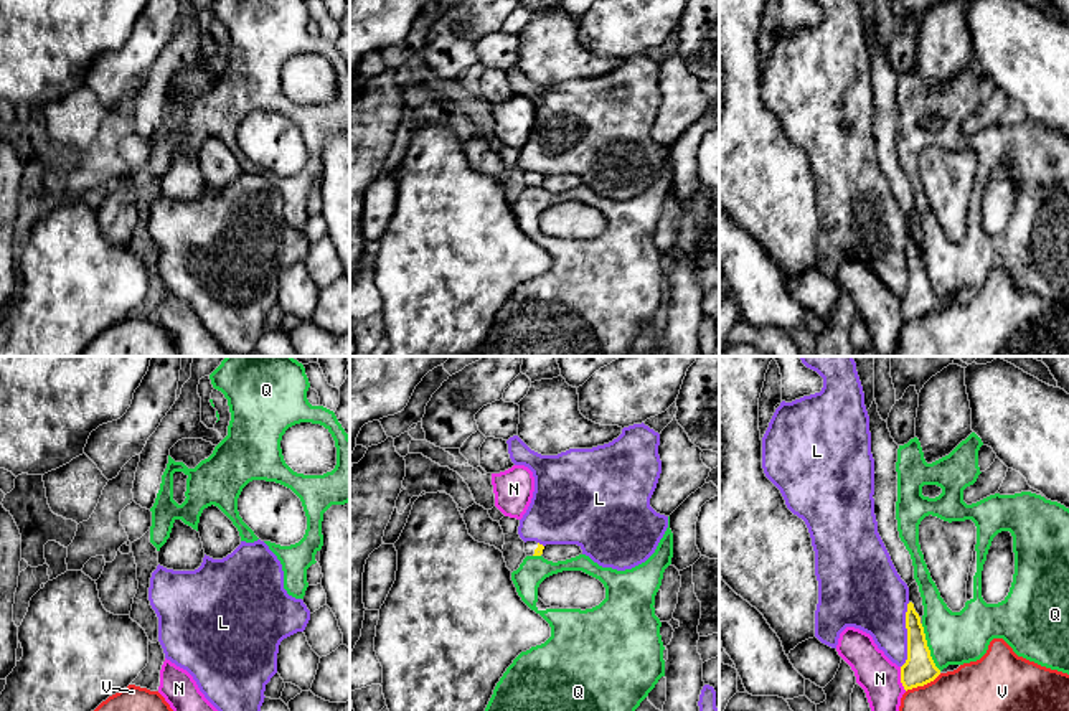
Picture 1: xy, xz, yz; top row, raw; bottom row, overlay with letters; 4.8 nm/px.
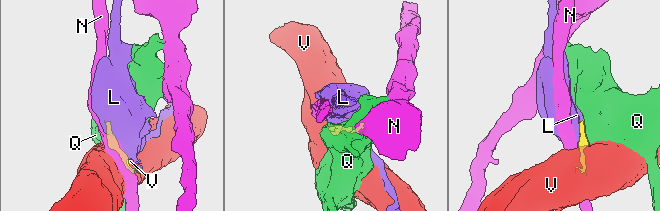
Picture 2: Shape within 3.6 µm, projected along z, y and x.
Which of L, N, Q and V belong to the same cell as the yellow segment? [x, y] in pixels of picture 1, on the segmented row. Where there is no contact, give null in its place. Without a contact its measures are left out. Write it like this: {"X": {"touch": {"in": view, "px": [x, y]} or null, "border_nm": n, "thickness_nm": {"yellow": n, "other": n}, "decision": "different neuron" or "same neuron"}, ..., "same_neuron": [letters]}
{"L": {"touch": {"in": "yz", "px": [908, 635]}, "border_nm": 320, "thickness_nm": {"yellow": 160, "other": 340}, "decision": "different neuron"}, "N": {"touch": {"in": "yz", "px": [901, 678]}, "border_nm": 120, "thickness_nm": {"yellow": 160, "other": 200}, "decision": "different neuron"}, "Q": {"touch": {"in": "yz", "px": [927, 647]}, "border_nm": 260, "thickness_nm": {"yellow": 160, "other": 260}, "decision": "different neuron"}, "V": {"touch": {"in": "yz", "px": [923, 685]}, "border_nm": 200, "thickness_nm": {"yellow": 160, "other": 240}, "decision": "different neuron"}, "same_neuron": []}

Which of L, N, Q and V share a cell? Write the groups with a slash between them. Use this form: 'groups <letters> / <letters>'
groups L / N / Q / V

